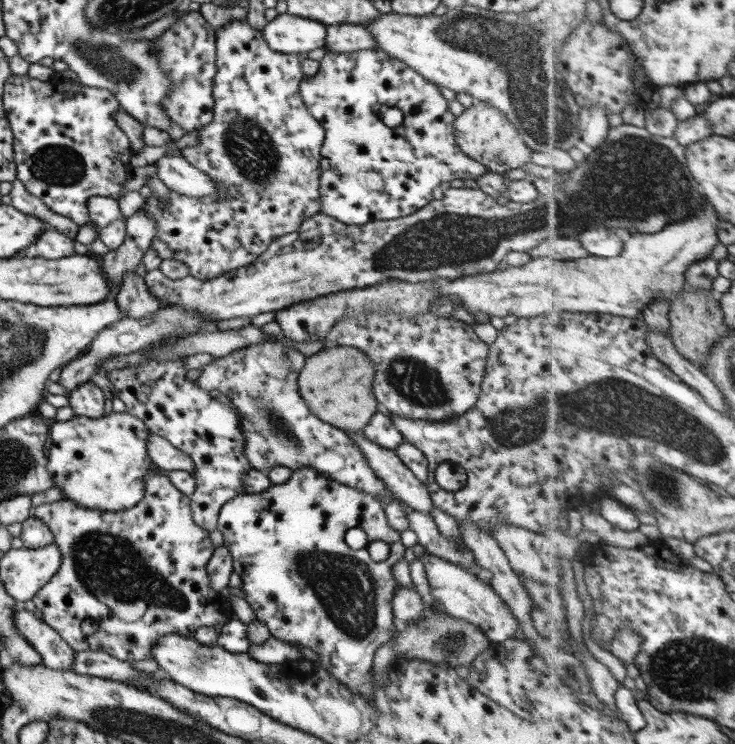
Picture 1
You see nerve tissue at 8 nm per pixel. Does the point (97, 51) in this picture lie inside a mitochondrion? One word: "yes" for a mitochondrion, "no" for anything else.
yes

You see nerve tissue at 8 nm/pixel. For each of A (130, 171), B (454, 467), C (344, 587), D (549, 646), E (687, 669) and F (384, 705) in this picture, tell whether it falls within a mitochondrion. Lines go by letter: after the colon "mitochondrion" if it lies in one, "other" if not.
A: other
B: other
C: mitochondrion
D: other
E: mitochondrion
F: other

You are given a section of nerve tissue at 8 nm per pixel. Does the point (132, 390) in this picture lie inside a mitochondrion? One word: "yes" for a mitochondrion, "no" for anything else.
no

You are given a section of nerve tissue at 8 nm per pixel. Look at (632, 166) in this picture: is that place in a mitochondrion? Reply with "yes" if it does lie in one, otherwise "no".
yes

